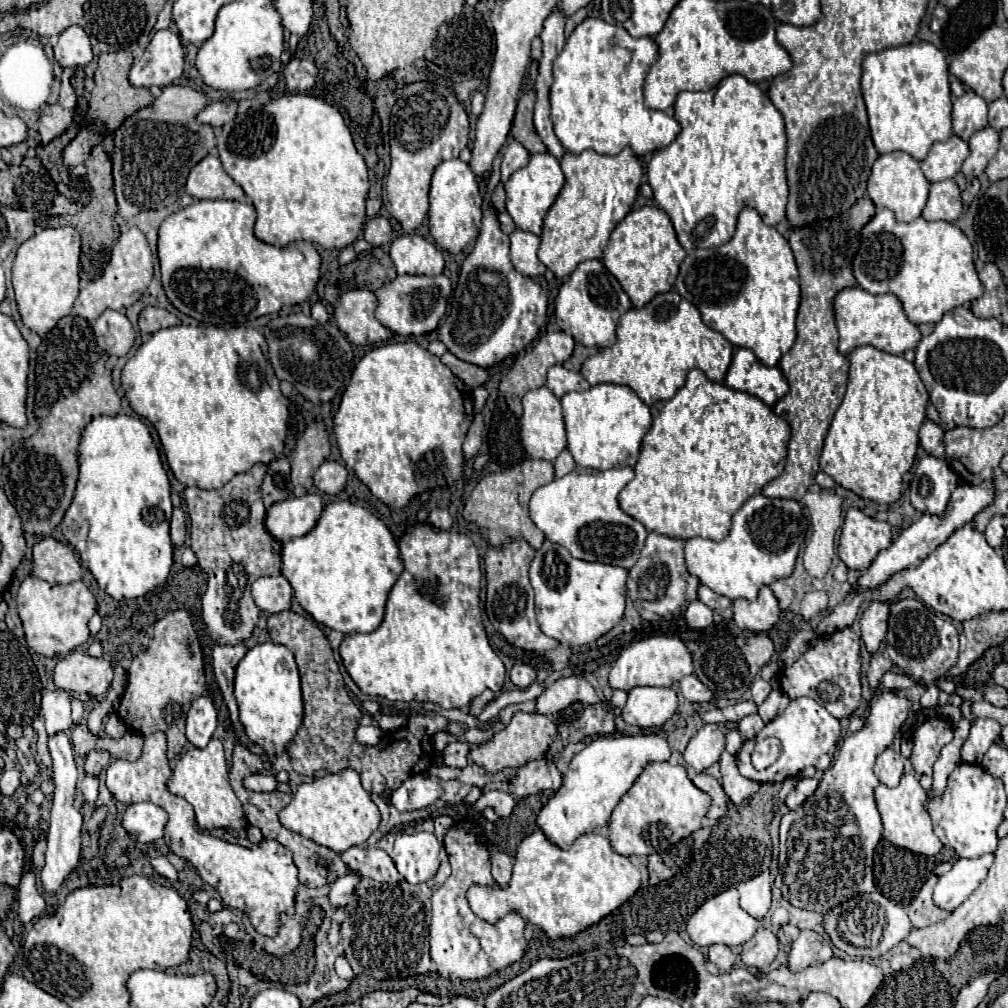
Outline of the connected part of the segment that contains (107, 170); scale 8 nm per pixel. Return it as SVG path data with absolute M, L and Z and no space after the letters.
M106 138L102 144L98 144L90 158L86 160L86 168L88 168L88 182L92 186L92 198L90 204L86 208L82 208L78 214L74 216L56 216L52 220L46 222L46 226L72 226L80 232L82 236L82 244L88 246L94 252L104 252L110 250L118 238L118 230L114 224L114 216L118 212L116 208L116 196L114 196L114 182L112 182L112 160L110 160L110 152L112 152L114 140Z

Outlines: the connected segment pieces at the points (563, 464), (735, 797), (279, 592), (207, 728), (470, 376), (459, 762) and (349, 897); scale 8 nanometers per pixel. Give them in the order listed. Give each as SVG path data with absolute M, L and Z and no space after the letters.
M564 450L564 452L560 452L560 456L554 460L554 468L556 468L556 476L562 478L562 476L566 476L568 472L572 472L572 470L576 468L576 462L574 462L572 454L570 454L568 450Z
M724 752L720 758L720 772L722 772L722 786L734 804L740 804L742 800L755 794L760 788L760 784L740 774L736 766L736 758L728 752Z
M264 576L252 584L252 596L260 610L282 612L292 606L292 586L284 576Z
M200 696L198 700L194 700L194 704L188 712L186 738L194 746L204 748L208 744L208 740L212 738L214 730L216 730L216 708L208 696Z
M446 352L446 354L442 356L442 362L470 388L482 385L490 378L490 372L488 372L487 369L474 366L474 364L470 364L470 362L464 362L464 360L456 358L456 356L450 354L450 352Z
M452 742L446 746L444 750L444 764L446 766L454 766L454 768L466 768L468 766L468 752L476 748L476 744L468 744L468 742Z
M346 874L346 876L340 876L334 884L332 884L332 890L330 890L330 902L334 906L346 906L354 900L354 888L360 884L360 876L358 874Z

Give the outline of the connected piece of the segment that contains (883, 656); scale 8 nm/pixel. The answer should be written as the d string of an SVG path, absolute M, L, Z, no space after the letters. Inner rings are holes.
M898 600L898 602L892 602L890 606L888 636L882 642L882 648L876 654L872 654L866 678L874 692L880 686L882 676L892 666L900 666L904 674L918 680L922 686L928 686L936 678L944 676L946 670L956 664L956 660L958 660L958 632L952 626L952 620L938 612L930 612L920 600L918 602ZM918 604L920 604L920 610L918 610Z

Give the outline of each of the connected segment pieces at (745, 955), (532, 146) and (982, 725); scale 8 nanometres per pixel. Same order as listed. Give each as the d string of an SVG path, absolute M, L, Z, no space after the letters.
M760 926L758 932L746 944L742 944L740 958L746 966L764 970L774 962L776 956L778 956L778 938L768 928Z
M528 90L520 96L518 108L516 108L516 118L512 124L512 136L530 152L530 154L538 154L538 152L546 152L544 142L540 140L540 136L534 130L532 124L532 114L534 114L534 102L536 102L536 92Z
M978 718L972 724L970 738L966 740L966 744L962 748L962 760L970 762L970 764L980 764L982 756L996 742L996 738L1000 738L1000 734L1002 734L1002 726L996 720Z

